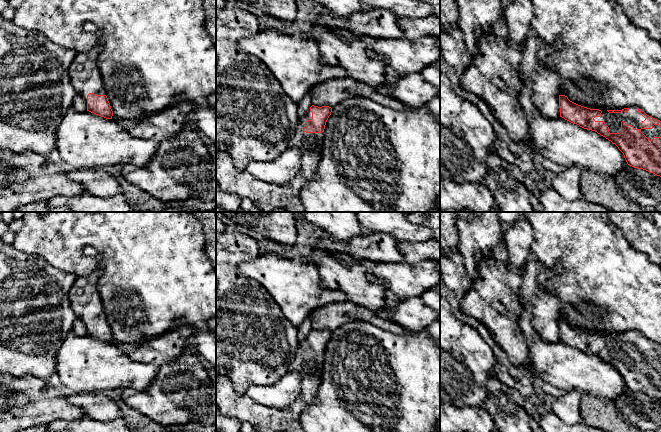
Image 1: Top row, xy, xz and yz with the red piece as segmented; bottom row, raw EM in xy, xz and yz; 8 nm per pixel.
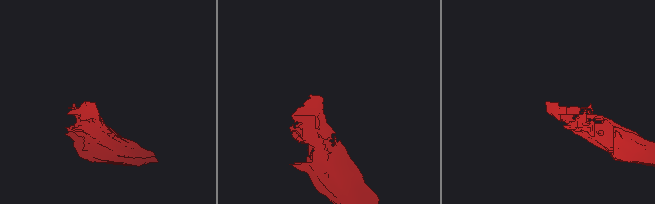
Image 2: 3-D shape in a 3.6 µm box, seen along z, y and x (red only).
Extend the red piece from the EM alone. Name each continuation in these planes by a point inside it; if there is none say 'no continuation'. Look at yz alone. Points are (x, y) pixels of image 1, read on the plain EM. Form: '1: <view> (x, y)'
1: yz (613, 344)

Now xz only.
1: xz (231, 404)

